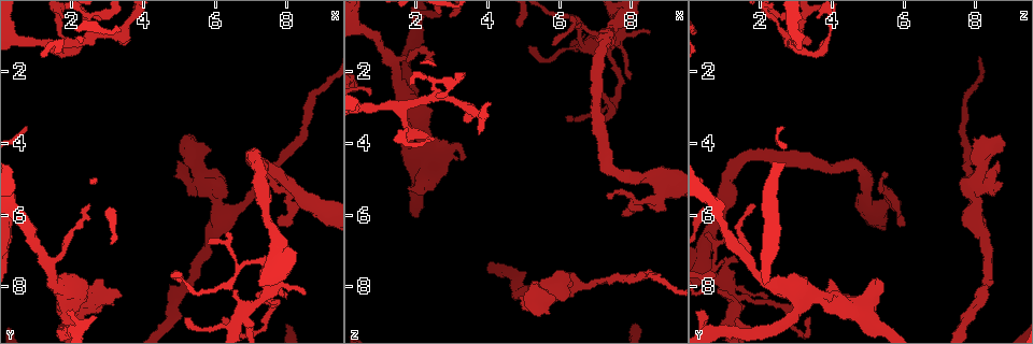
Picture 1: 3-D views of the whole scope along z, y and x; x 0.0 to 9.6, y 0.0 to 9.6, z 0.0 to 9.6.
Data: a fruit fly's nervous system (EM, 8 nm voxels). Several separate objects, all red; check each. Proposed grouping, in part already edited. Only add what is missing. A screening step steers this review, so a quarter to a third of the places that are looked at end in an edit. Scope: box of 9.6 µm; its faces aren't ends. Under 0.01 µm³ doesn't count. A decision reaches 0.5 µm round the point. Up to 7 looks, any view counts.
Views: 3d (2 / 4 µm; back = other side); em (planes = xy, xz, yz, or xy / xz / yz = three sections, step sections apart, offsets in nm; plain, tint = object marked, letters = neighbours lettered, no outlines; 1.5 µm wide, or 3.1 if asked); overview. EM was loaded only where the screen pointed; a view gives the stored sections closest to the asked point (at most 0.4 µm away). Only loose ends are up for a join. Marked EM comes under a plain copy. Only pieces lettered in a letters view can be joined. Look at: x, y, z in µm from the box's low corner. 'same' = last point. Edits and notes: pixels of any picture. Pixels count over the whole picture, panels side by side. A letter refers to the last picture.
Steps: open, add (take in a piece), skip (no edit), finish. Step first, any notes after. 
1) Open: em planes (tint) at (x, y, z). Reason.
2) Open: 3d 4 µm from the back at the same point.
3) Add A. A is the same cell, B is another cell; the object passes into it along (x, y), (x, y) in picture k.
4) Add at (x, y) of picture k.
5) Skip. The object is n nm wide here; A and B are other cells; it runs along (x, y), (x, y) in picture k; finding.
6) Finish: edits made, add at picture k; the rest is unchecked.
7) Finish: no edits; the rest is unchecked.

Open: 3d 4 µm from the back at (7.80, 6.25, 6.00). An open end.

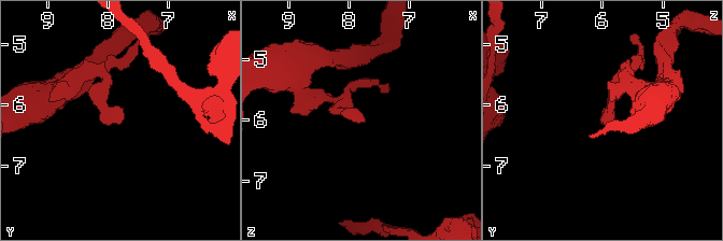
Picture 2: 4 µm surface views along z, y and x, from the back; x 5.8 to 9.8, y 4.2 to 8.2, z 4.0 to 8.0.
Open: em planes (letters) at (7.75, 6.25, 6.05). Now the EM.

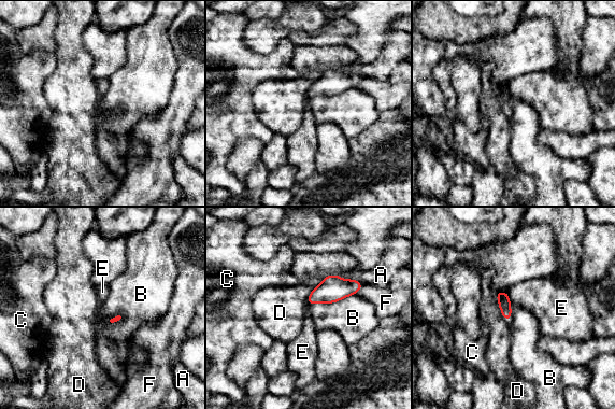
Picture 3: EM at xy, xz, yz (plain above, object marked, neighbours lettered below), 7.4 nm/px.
Skip. A, B, C, D, E and F are other cells; a border runs along (356, 293), (308, 306) in picture 3; no lettered piece goes on from it.

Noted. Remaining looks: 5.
Open: em planes (letters) at (2.80, 7.80, 3.95). Free end.

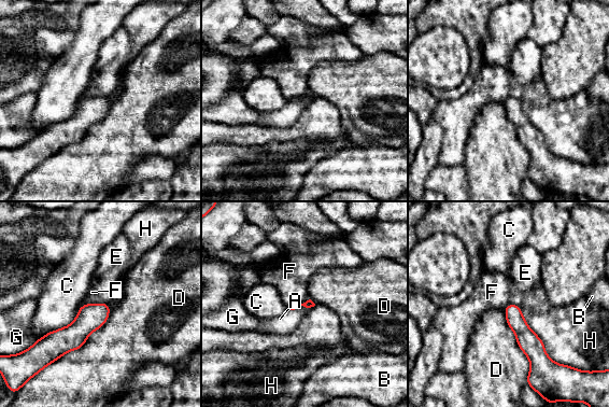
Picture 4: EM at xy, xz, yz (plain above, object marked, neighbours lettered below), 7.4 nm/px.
Skip. A, B, C, D, E, F, G and H are other cells; none of them fits.

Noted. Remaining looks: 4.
Open: 3d 4 µm at (2.50, 5.70, 1.80). An open end.

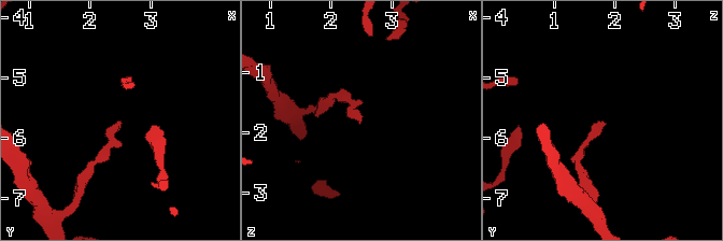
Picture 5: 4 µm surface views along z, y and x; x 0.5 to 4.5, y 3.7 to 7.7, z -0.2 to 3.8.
Open: em planes (tint) at (2.50, 5.75, 1.85).

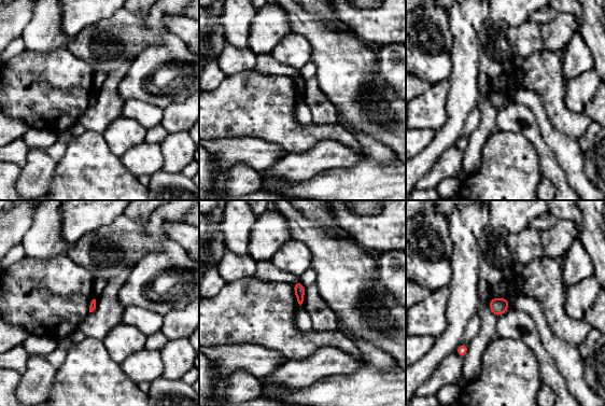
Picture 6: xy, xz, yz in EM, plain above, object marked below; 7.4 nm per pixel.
Open: em planes (letters) at the same point. What lies round it.

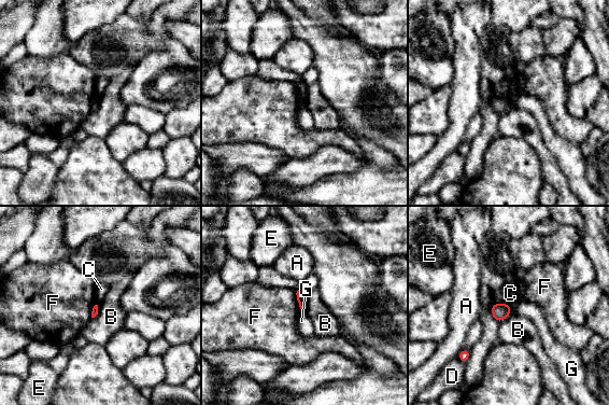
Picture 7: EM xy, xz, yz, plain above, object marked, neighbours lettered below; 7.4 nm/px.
Skip. A, B, C, D, E, F and G are other cells; a border runs along (510, 305), (510, 312), (498, 322) in picture 7; no lettered piece goes on from it.

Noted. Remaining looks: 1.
Finish: no edits; the rest is unchecked.

